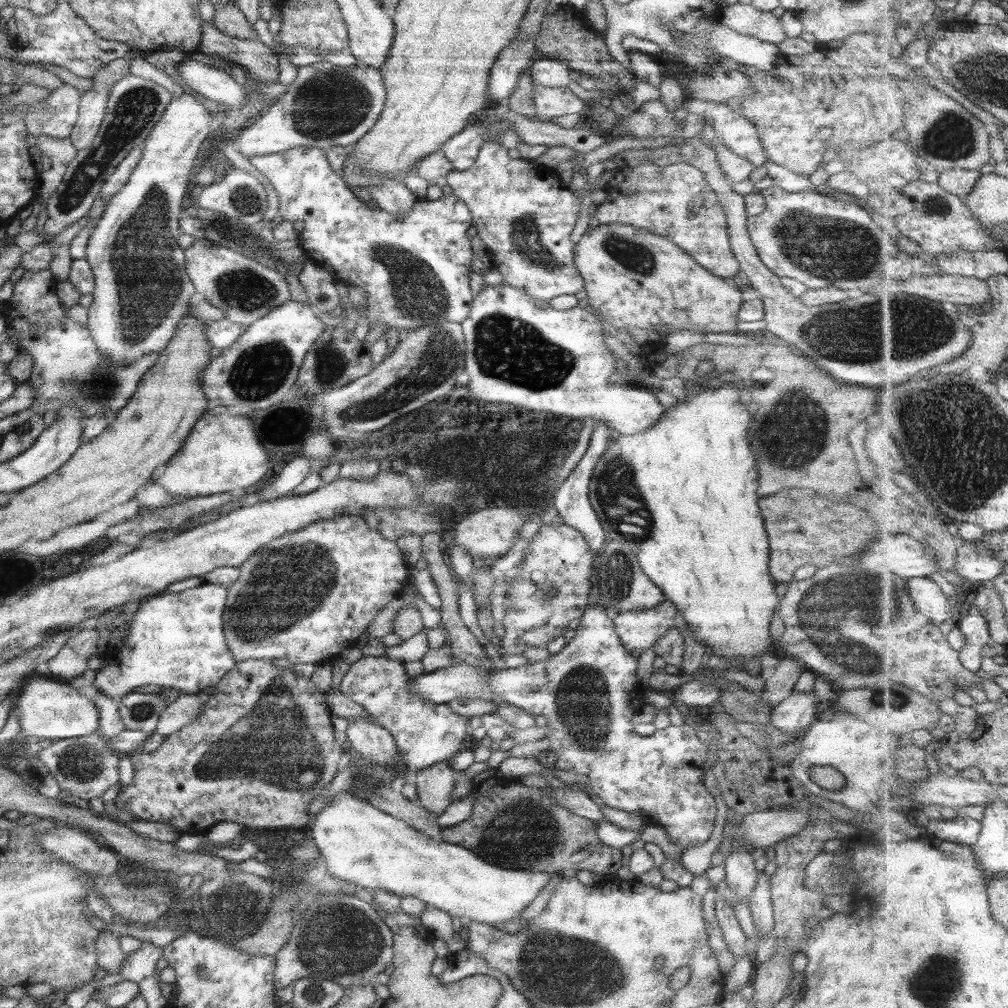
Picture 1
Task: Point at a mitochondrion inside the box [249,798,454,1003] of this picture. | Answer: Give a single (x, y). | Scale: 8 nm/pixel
(338, 940)

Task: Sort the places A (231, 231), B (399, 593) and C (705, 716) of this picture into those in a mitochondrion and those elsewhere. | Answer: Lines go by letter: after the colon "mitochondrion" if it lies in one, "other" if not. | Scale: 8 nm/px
A: mitochondrion
B: other
C: other

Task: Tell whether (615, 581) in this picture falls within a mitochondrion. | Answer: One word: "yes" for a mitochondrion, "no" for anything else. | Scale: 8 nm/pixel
yes

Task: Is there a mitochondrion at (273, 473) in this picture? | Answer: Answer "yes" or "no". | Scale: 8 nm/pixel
no

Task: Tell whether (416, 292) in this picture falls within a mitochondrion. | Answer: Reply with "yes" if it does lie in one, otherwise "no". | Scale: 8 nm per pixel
yes

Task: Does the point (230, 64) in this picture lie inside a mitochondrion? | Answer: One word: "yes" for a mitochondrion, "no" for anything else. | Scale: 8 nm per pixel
no

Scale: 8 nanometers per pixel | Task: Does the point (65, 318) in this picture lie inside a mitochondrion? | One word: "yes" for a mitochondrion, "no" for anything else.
no

